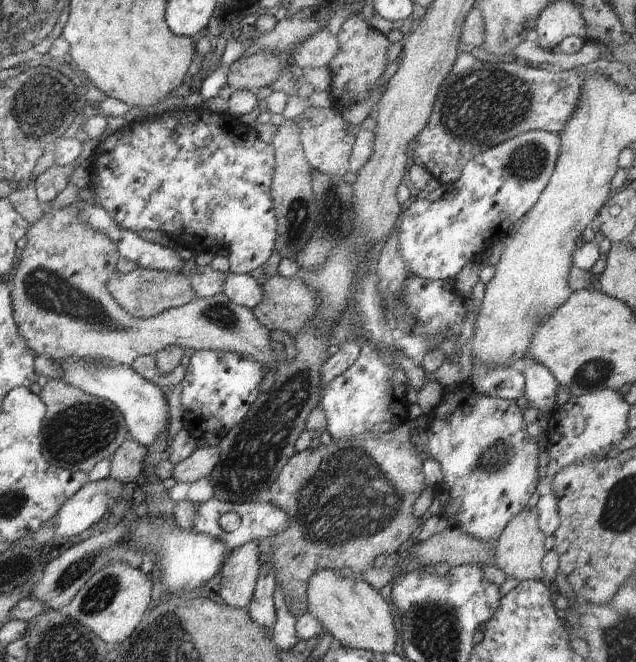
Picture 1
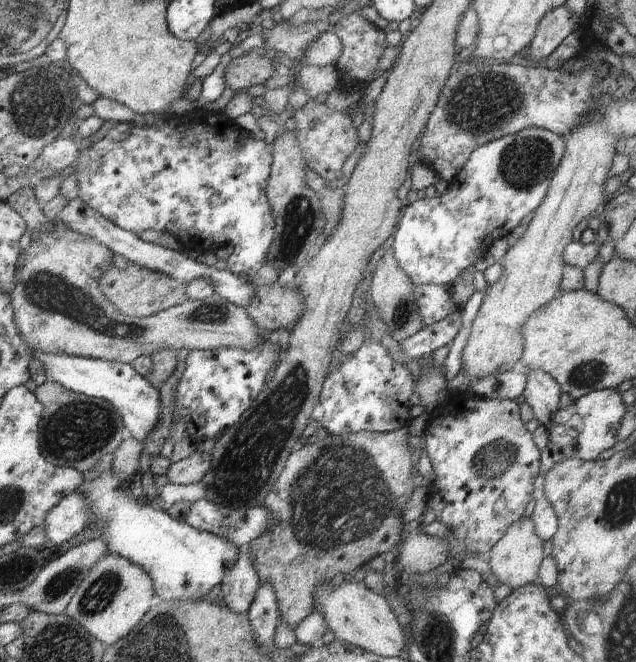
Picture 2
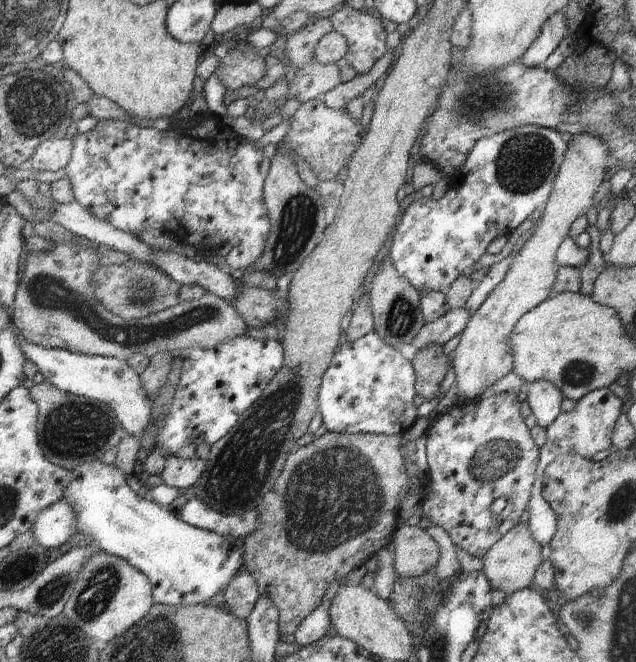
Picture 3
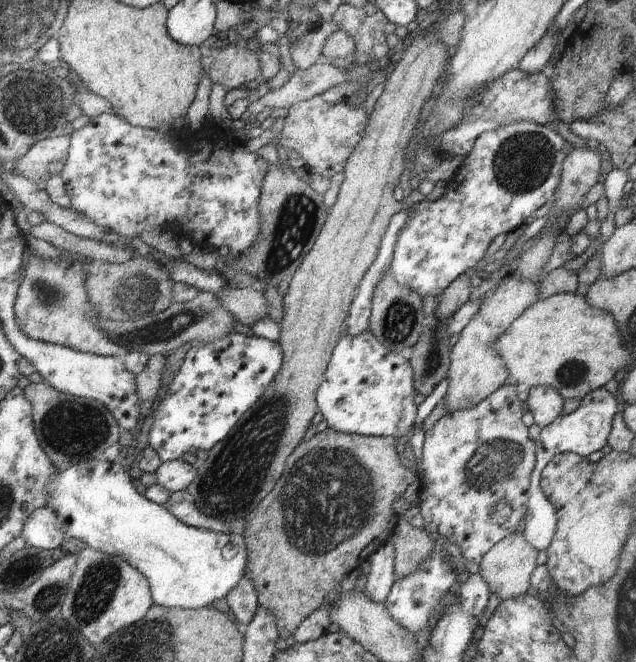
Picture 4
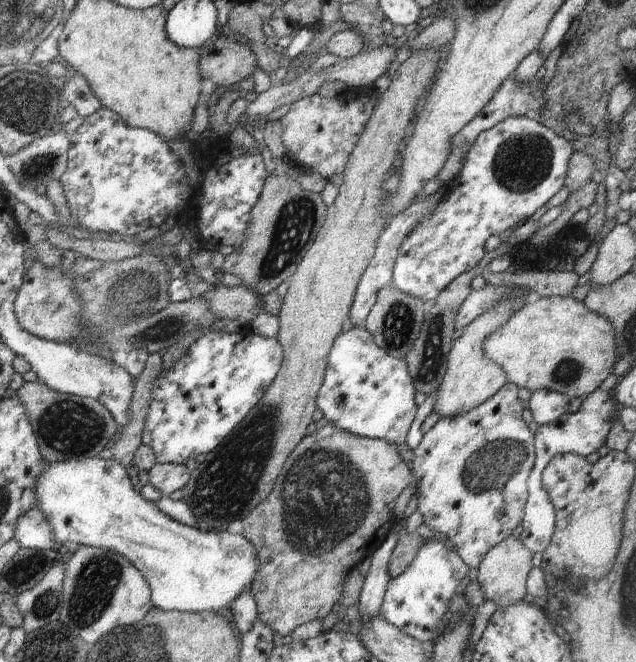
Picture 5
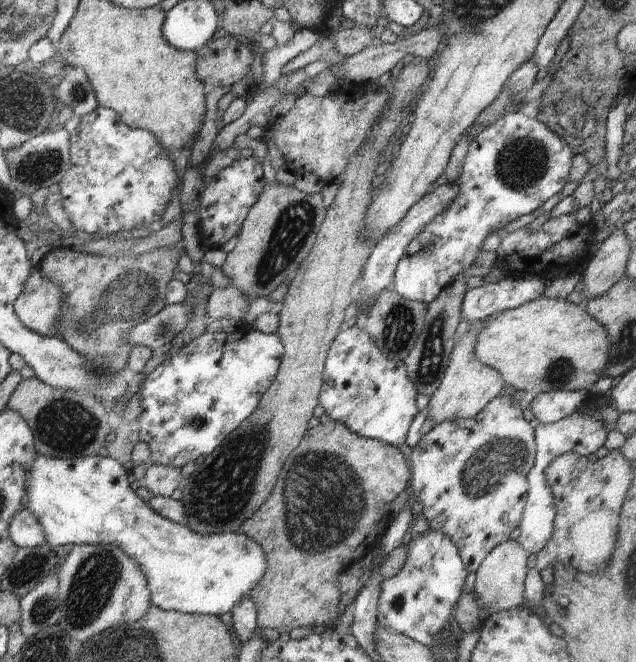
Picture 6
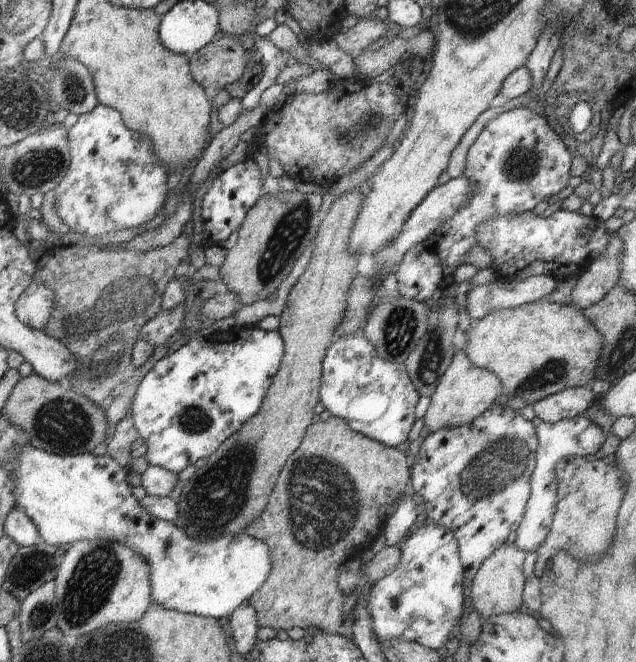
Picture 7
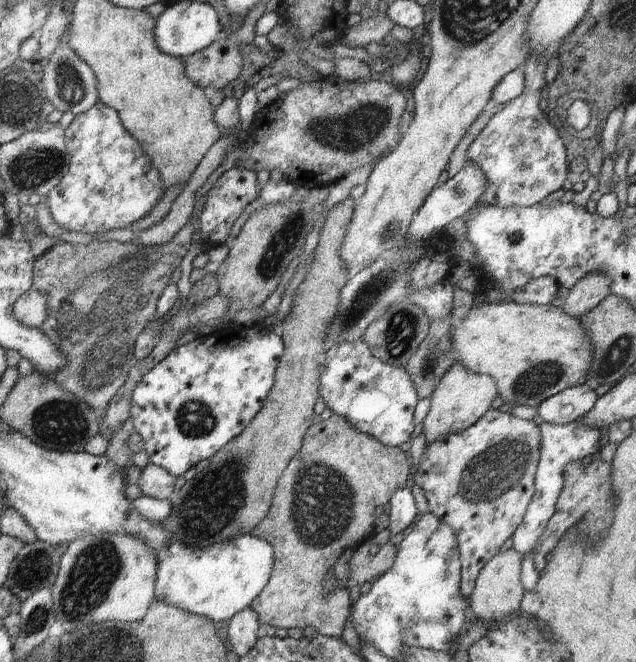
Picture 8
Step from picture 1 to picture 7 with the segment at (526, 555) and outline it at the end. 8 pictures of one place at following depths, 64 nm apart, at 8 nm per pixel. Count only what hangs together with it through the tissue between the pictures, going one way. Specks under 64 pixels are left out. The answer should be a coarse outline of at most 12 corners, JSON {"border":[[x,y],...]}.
{"border":[[526,552],[482,562],[470,602],[485,620],[523,609]]}

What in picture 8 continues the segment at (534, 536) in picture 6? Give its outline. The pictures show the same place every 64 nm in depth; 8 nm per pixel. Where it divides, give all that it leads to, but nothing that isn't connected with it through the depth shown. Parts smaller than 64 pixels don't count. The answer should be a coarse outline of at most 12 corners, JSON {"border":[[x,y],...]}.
{"border":[[542,423],[535,494],[512,536],[526,556],[546,529],[564,470],[600,453],[600,431]]}

